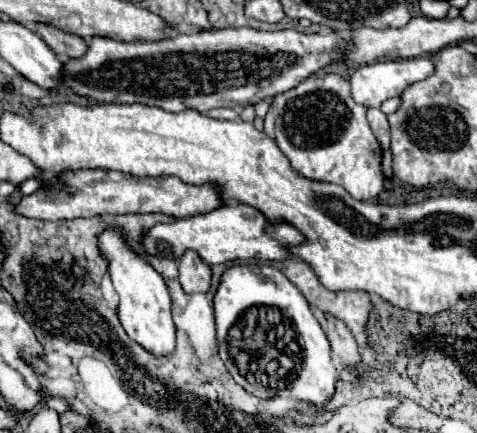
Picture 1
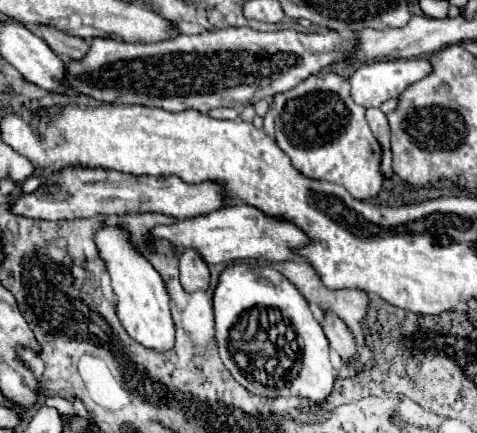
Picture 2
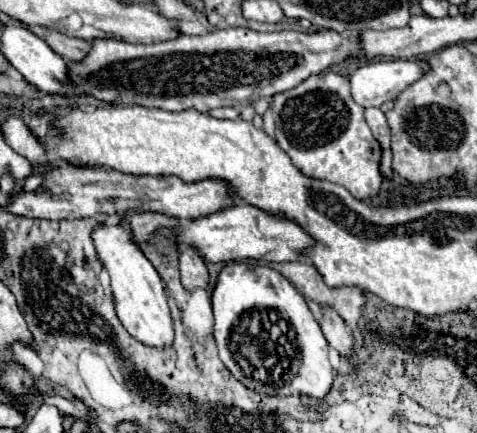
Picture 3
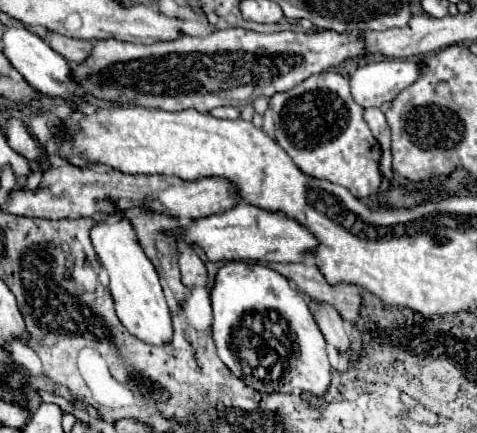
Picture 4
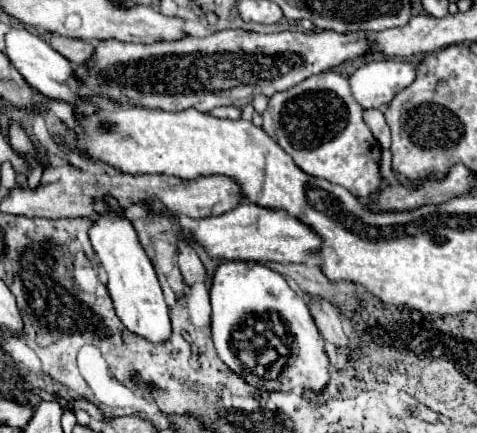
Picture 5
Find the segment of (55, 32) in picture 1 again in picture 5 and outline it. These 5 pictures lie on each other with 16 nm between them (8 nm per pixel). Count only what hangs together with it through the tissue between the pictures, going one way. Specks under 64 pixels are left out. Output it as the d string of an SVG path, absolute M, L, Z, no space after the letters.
M52 34L50 46L76 66L86 66L92 60L92 52L94 52L94 46L90 42L80 38L66 38L58 34Z

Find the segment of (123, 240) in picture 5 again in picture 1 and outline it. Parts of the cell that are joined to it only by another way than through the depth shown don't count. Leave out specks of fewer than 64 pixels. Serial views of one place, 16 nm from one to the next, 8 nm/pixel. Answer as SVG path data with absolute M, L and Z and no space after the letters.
M104 228L98 236L98 248L102 252L102 258L108 262L108 272L114 284L116 294L120 296L118 304L118 318L128 332L132 340L142 344L146 350L152 350L154 354L170 354L174 350L176 342L176 328L172 322L170 312L170 294L162 280L162 276L144 260L140 254L136 254L128 242L122 230L118 228Z

